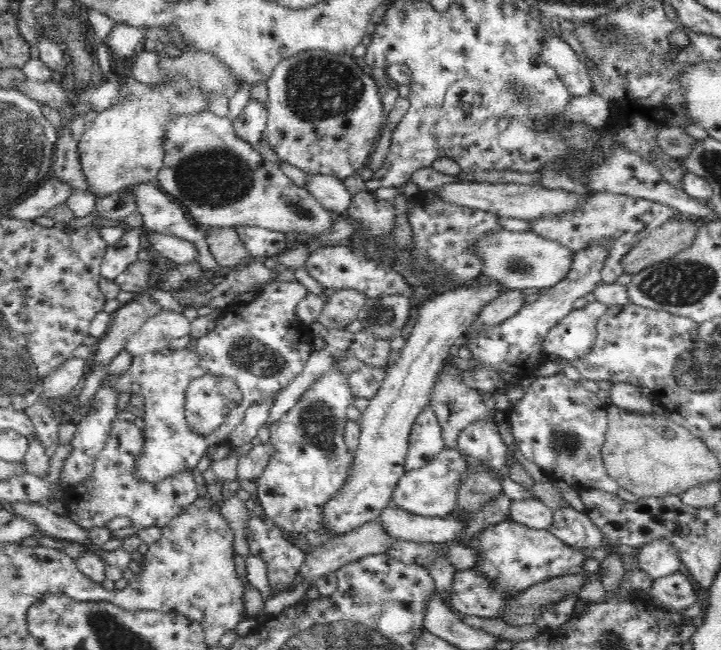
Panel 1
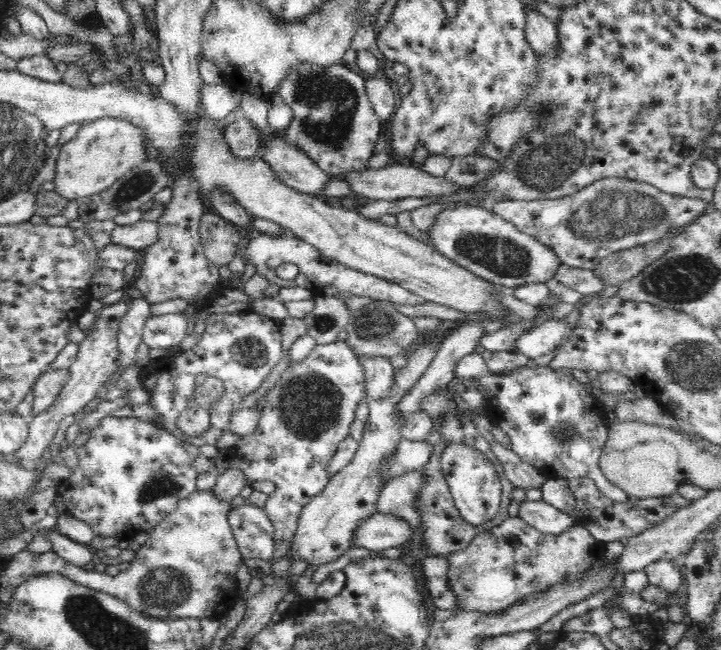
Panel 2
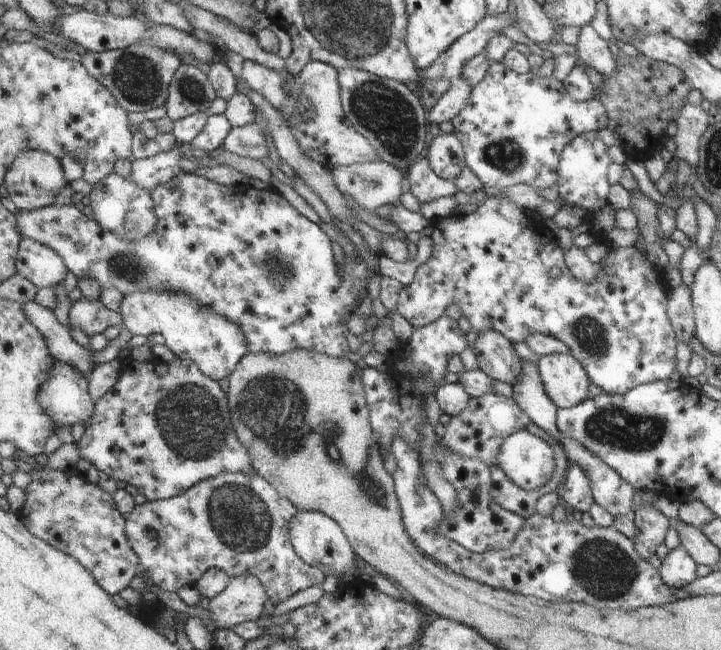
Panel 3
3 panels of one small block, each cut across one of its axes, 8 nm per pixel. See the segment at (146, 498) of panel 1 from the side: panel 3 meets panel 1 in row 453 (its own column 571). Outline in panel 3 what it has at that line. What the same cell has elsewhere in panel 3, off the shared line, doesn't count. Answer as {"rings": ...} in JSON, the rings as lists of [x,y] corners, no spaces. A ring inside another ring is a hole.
{"rings":[[[503,63],[490,64],[485,80],[481,82],[463,110],[452,120],[453,131],[463,142],[466,162],[485,184],[485,187],[507,190],[526,184],[537,190],[552,188],[559,176],[560,154],[577,134],[599,131],[610,125],[606,112],[597,98],[575,102],[563,92],[561,84],[553,77],[537,78],[536,73],[517,74]]]}

